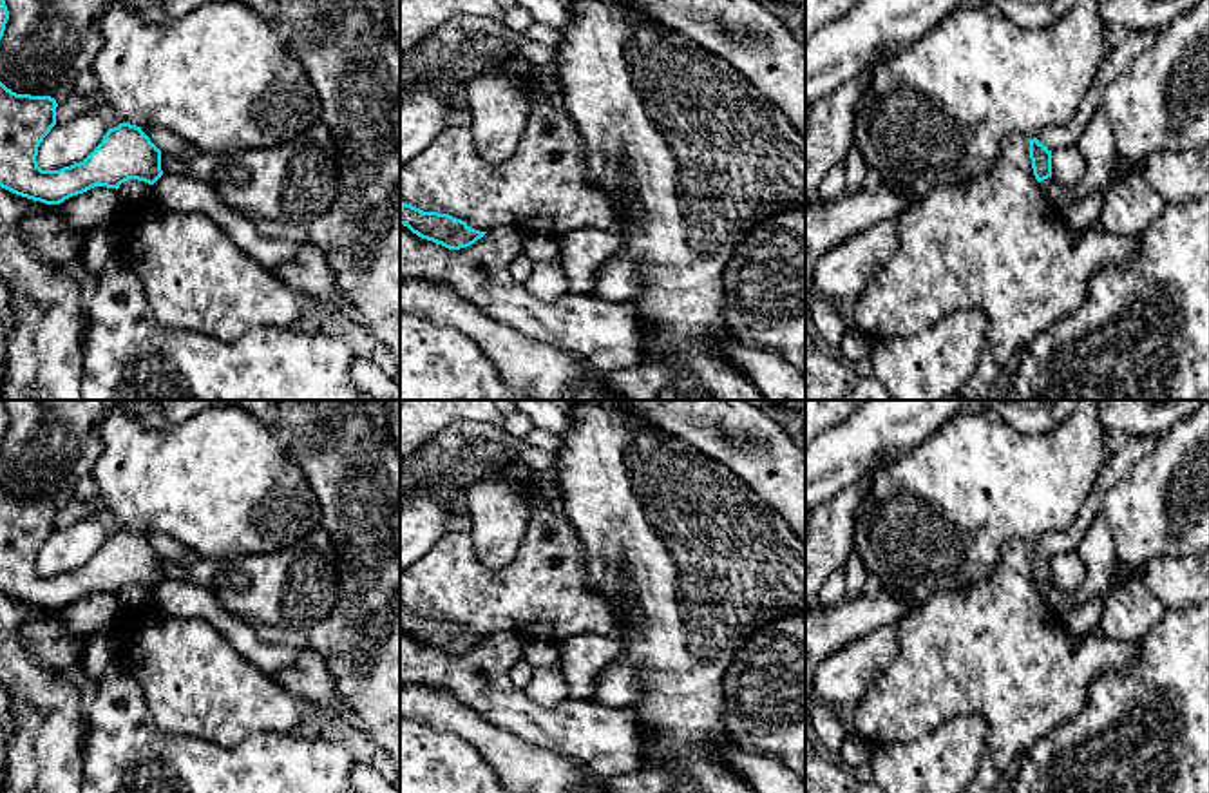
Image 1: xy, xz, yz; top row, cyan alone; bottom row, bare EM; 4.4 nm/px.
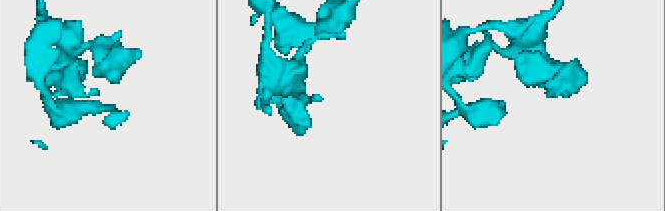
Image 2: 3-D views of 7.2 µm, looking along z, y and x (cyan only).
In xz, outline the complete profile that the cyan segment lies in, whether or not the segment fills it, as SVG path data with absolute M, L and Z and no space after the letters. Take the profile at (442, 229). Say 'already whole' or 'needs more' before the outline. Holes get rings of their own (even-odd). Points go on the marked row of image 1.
already whole; M402 201L400 225L407 226L418 237L442 244L449 250L467 248L487 234L471 228L465 221L449 214L424 212Z

